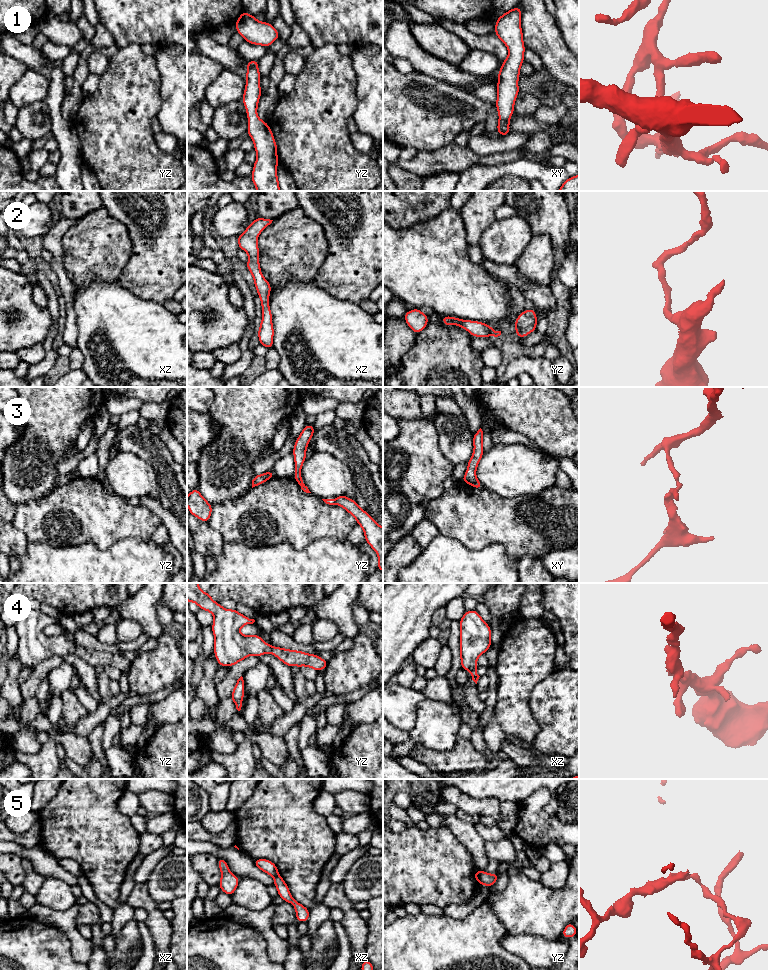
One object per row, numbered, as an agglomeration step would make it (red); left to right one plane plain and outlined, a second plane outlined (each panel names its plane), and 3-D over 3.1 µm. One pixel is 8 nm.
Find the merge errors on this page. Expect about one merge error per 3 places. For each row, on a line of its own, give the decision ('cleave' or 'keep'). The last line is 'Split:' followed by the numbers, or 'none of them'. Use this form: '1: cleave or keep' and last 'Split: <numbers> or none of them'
1: keep
2: keep
3: cleave
4: keep
5: cleave
Split: 3, 5

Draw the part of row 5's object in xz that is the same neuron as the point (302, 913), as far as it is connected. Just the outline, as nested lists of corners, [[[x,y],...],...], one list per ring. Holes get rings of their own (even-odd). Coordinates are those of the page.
[[[280,875],[274,877],[274,885],[277,888],[278,895],[284,902],[291,903],[294,906],[297,922],[307,922],[309,920],[309,909],[292,897],[287,884]]]

